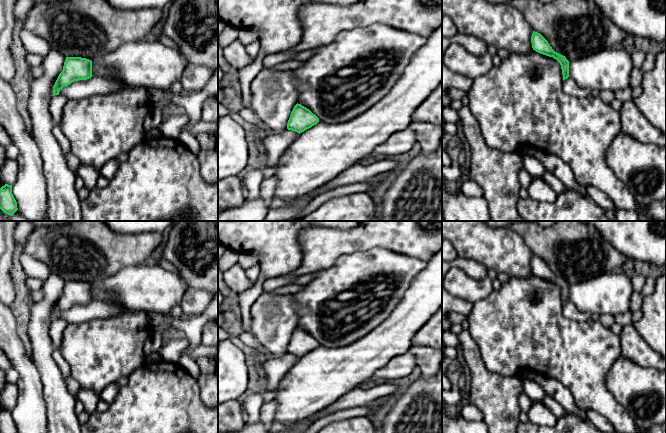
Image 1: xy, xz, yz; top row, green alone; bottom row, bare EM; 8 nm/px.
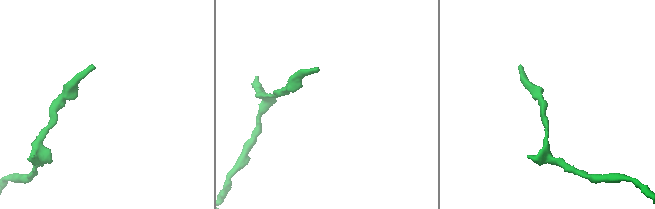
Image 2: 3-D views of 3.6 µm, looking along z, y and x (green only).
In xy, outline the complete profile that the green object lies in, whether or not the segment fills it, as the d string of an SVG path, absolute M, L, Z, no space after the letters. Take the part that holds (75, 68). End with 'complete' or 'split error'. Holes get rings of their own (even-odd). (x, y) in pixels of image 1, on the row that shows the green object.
M66 57L63 70L53 86L53 96L59 95L60 90L72 82L87 80L92 76L91 60L81 57Z; complete

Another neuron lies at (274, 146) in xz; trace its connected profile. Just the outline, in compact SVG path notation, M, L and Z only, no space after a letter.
M288 129L281 134L265 135L262 142L263 150L265 152L263 167L275 167L280 157L287 149L287 146L295 140L297 135L299 135L299 133Z

